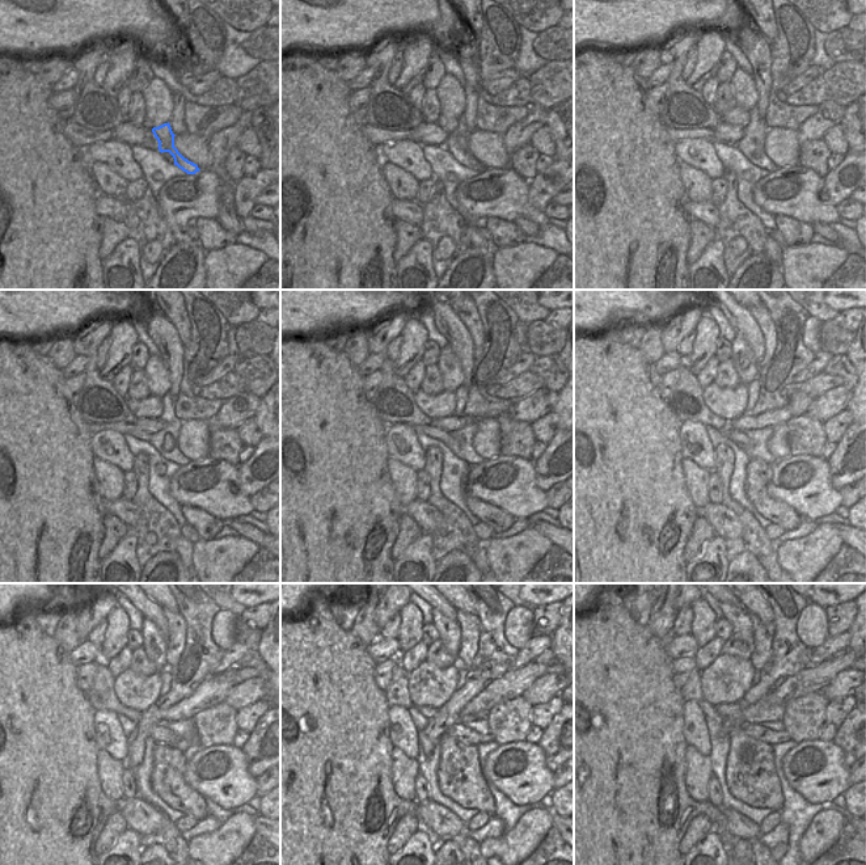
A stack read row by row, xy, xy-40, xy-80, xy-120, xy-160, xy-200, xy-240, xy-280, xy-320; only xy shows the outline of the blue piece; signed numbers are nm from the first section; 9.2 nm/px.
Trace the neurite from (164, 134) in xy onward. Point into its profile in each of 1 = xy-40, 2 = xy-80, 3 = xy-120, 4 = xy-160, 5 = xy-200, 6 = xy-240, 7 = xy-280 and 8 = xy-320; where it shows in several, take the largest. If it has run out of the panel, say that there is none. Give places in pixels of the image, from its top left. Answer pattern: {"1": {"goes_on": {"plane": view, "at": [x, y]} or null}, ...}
{"1": {"goes_on": {"plane": "xy-40", "at": [448, 123]}}, "2": {"goes_on": {"plane": "xy-80", "at": [738, 115]}}, "3": {"goes_on": {"plane": "xy-120", "at": [151, 408]}}, "4": {"goes_on": {"plane": "xy-160", "at": [438, 406]}}, "5": {"goes_on": {"plane": "xy-200", "at": [730, 404]}}, "6": {"goes_on": {"plane": "xy-240", "at": [134, 691]}}, "7": {"goes_on": {"plane": "xy-280", "at": [429, 686]}}, "8": {"goes_on": {"plane": "xy-320", "at": [727, 679]}}}

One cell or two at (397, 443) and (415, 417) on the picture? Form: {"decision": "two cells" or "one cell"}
{"decision": "two cells"}

